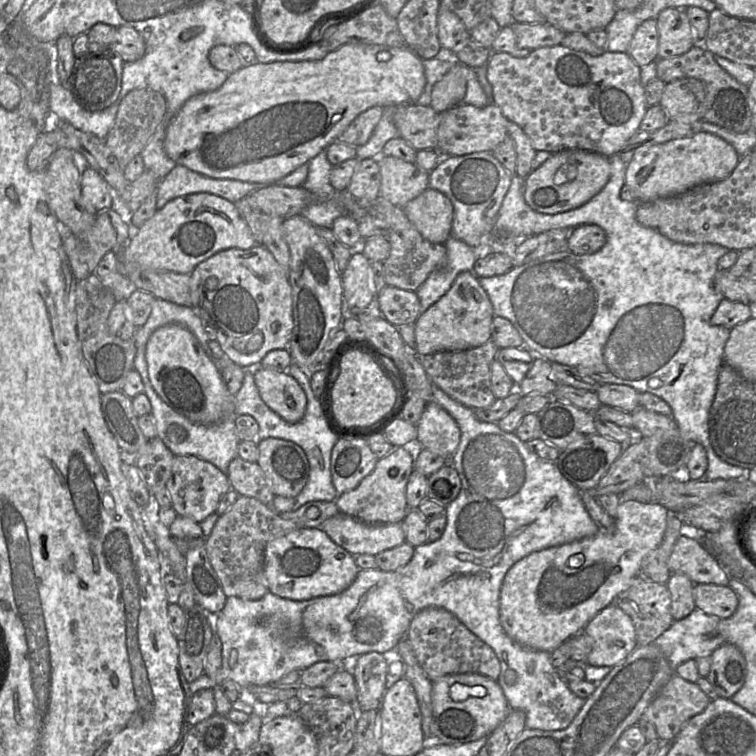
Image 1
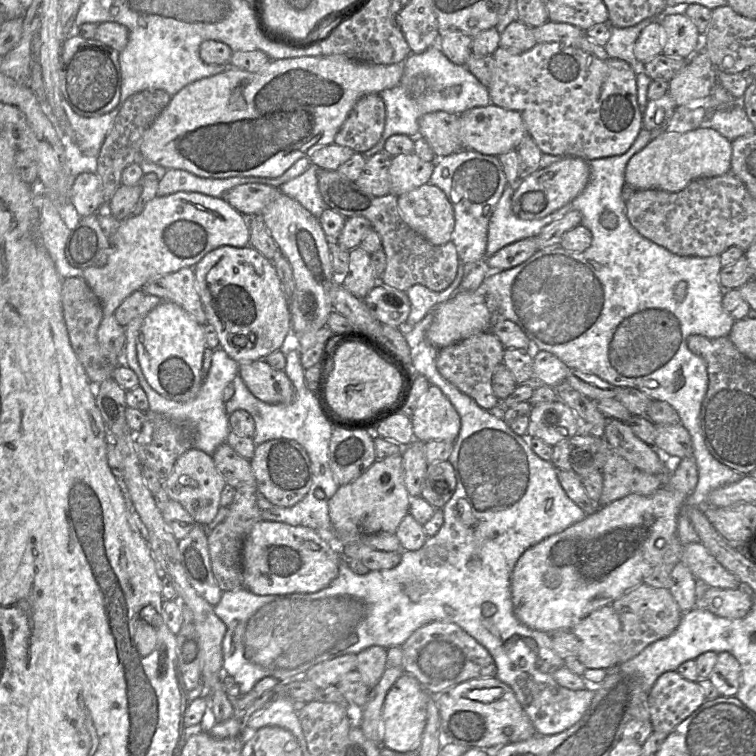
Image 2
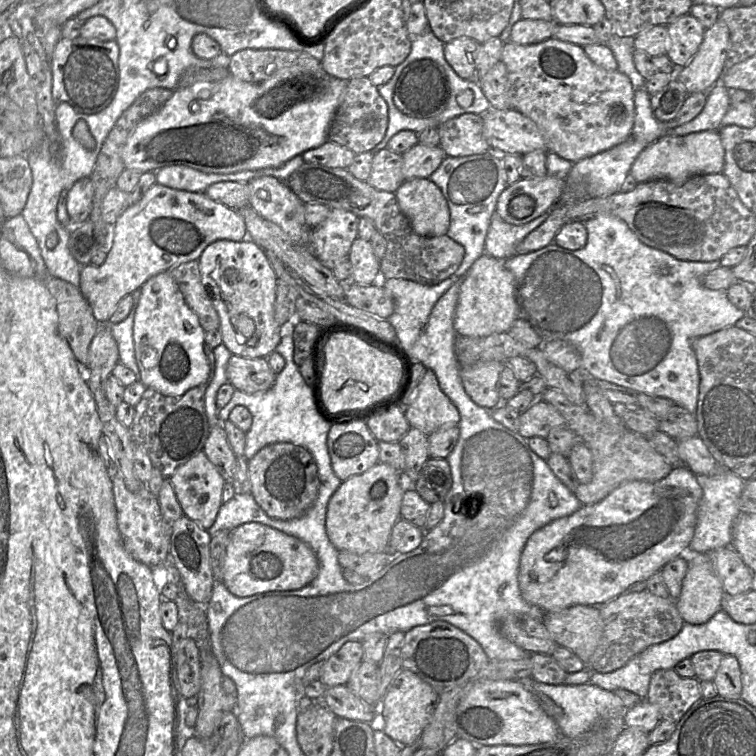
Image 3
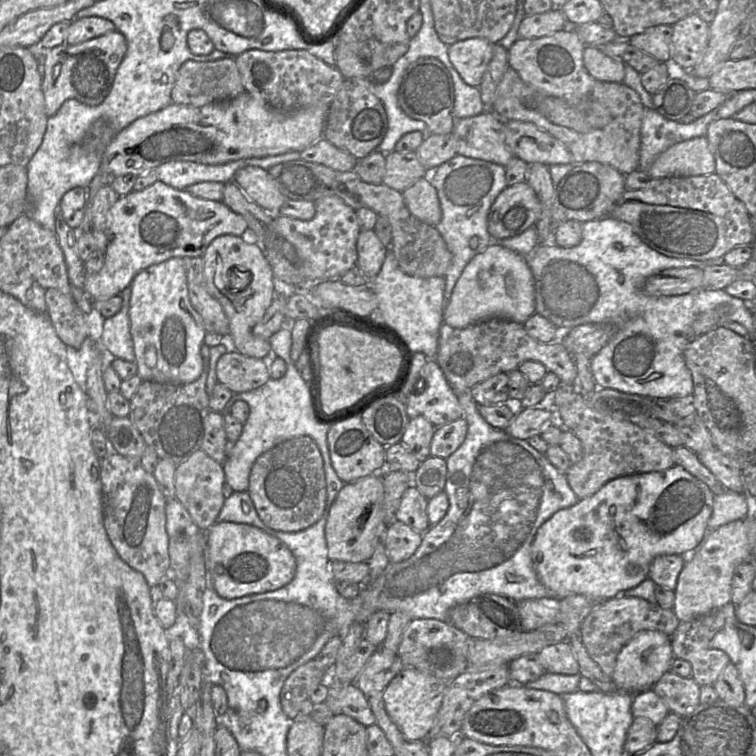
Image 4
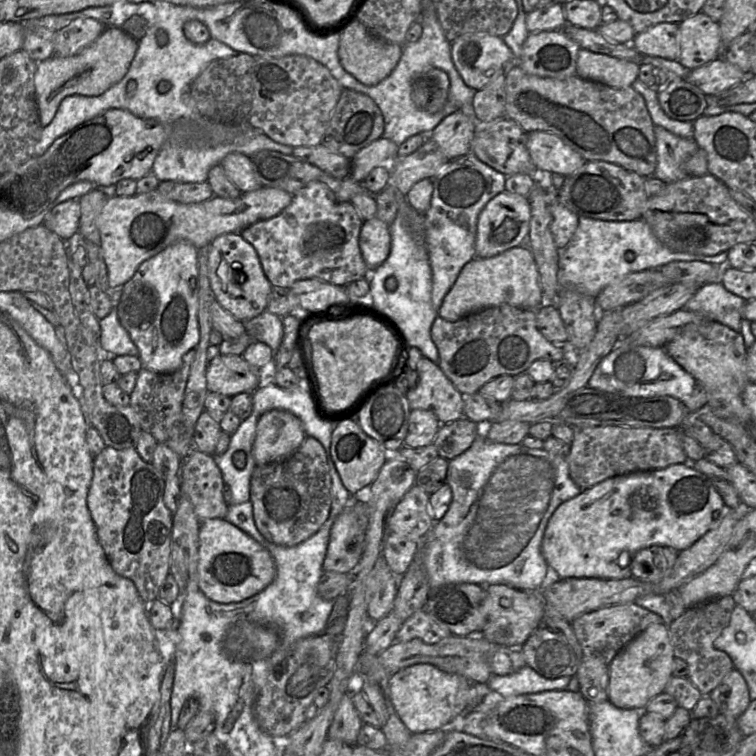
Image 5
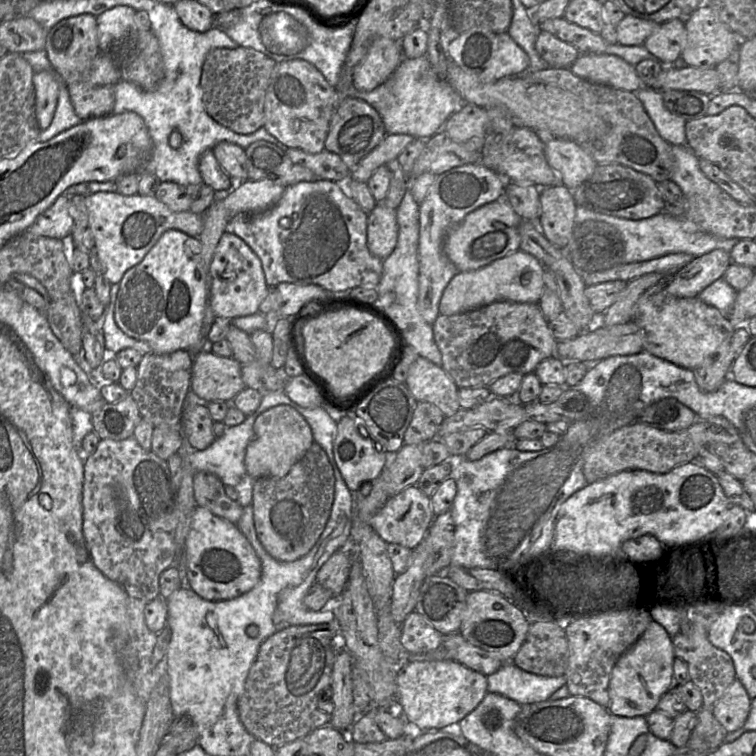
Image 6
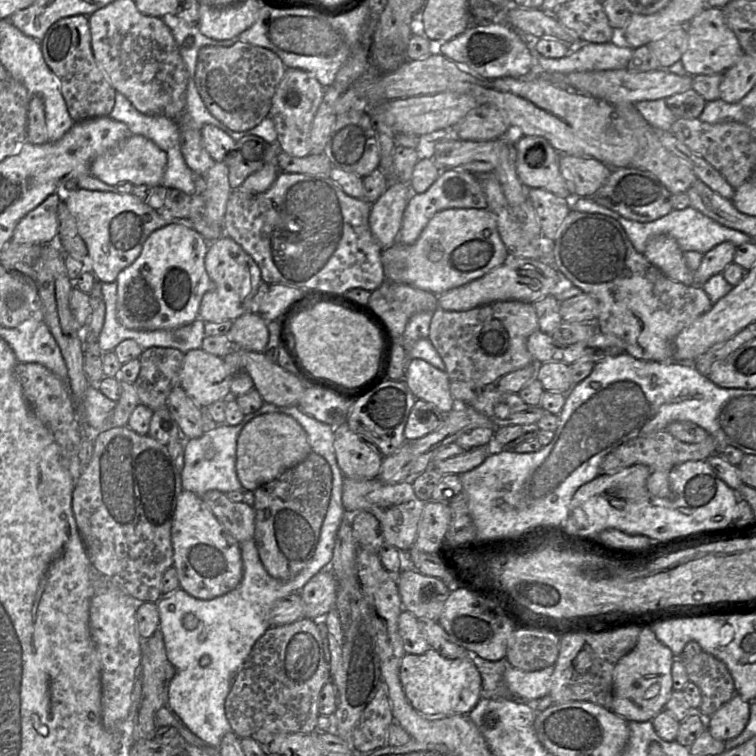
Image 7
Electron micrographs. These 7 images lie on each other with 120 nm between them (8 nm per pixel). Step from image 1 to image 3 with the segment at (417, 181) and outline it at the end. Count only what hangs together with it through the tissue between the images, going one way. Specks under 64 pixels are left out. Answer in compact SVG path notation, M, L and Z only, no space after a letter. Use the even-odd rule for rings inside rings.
M417 143L402 154L402 173L405 180L429 178L446 157L440 146L426 146Z

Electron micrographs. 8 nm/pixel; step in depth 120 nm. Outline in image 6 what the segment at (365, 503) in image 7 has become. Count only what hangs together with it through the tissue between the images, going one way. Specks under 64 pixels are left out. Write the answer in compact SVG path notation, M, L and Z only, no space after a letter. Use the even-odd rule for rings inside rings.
M411 485L389 497L384 506L371 519L370 525L386 543L399 544L413 550L425 538L434 518L430 497L416 485Z

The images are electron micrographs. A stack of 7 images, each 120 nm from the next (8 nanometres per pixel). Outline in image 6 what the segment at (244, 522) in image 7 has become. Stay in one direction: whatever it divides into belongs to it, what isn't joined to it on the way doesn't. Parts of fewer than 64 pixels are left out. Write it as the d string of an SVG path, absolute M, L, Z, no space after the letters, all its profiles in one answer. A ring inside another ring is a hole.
M210 472L194 473L193 489L197 505L236 524L243 514L243 507L226 495L224 486L222 481Z

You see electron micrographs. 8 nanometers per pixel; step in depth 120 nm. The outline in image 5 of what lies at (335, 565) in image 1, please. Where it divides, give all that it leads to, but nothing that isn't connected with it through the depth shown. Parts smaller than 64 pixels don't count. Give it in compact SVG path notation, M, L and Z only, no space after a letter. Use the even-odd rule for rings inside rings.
M225 518L201 522L198 585L208 599L220 603L240 602L264 590L275 575L276 565L271 553L251 536Z

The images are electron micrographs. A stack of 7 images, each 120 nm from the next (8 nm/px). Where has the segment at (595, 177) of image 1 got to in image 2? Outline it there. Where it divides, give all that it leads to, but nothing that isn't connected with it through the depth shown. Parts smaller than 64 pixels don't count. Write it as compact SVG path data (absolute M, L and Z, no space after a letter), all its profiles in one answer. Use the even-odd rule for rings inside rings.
M572 156L562 157L557 162L519 179L511 198L512 212L522 220L543 218L577 197L586 187L589 178L590 170L587 161Z

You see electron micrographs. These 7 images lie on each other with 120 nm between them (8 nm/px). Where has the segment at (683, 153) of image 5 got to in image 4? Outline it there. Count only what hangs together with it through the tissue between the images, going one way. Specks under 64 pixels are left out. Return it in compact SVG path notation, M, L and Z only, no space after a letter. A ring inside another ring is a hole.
M645 107L641 125L638 170L648 174L648 169L655 158L667 148L682 141L705 136L717 112L715 109L691 123L682 124L663 117L655 109Z

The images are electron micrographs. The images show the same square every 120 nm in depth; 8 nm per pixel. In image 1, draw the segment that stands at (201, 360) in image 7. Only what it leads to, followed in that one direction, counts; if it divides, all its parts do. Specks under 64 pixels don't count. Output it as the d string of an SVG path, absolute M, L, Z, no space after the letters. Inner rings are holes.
M258 366L254 380L265 404L289 423L304 416L307 397L300 384L287 372Z

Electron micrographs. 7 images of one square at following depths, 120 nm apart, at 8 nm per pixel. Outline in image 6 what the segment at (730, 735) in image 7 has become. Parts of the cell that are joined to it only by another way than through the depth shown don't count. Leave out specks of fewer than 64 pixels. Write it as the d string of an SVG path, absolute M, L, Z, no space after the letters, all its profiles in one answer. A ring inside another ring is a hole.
M734 680L722 697L714 704L715 718L726 732L741 728L749 715L751 698L739 680Z

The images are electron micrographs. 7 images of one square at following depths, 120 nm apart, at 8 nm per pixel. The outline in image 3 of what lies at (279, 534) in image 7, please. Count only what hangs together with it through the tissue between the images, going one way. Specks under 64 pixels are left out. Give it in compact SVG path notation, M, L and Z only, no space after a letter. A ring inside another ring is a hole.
M274 443L263 447L248 460L251 494L268 516L291 520L303 516L314 504L320 485L312 454L292 443Z

